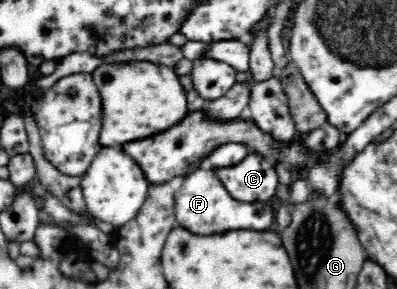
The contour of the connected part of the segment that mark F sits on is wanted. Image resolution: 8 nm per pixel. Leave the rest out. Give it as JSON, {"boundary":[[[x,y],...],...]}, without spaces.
{"boundary":[[[198,169],[182,178],[182,186],[175,192],[174,207],[177,222],[192,234],[212,236],[212,232],[228,230],[266,230],[274,222],[274,208],[269,202],[236,202],[212,170]]]}

